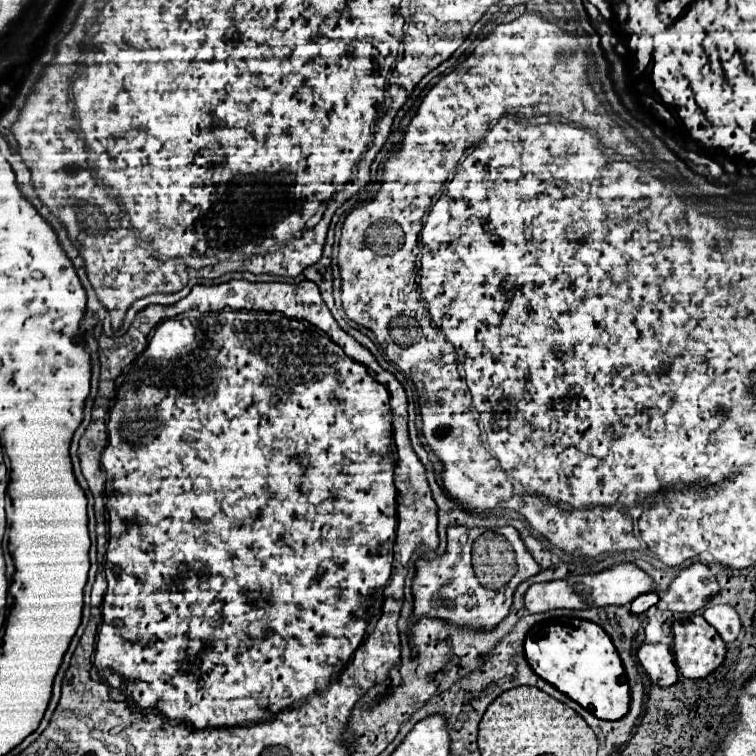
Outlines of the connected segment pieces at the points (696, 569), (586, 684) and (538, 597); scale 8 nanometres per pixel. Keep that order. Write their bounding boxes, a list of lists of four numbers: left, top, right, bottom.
[[661,563,719,613],[525,619,631,721],[525,563,659,613]]

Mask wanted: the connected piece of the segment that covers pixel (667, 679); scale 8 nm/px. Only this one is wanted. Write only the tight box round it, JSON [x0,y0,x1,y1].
[637,643,679,687]

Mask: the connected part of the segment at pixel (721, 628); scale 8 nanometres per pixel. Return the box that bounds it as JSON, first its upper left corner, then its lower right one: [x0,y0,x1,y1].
[703,605,741,643]

